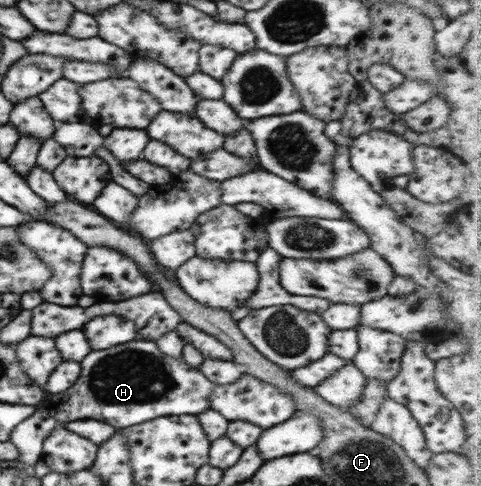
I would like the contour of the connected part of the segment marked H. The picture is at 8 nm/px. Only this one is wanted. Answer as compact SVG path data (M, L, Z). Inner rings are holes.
M154 340L128 341L112 349L92 351L80 365L82 375L74 387L58 395L58 421L96 419L122 429L163 416L197 415L210 409L208 399L218 387L181 357L162 353Z

